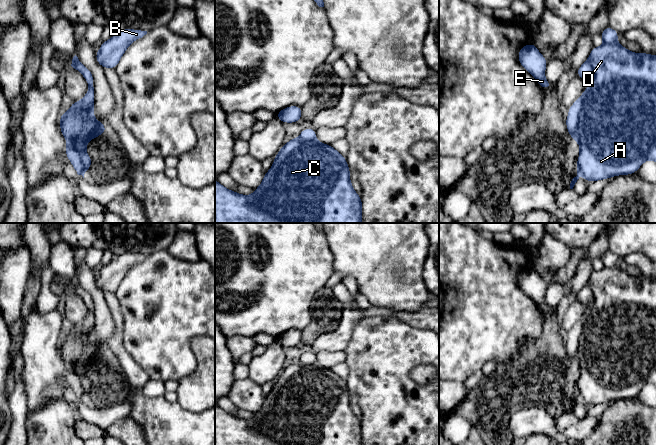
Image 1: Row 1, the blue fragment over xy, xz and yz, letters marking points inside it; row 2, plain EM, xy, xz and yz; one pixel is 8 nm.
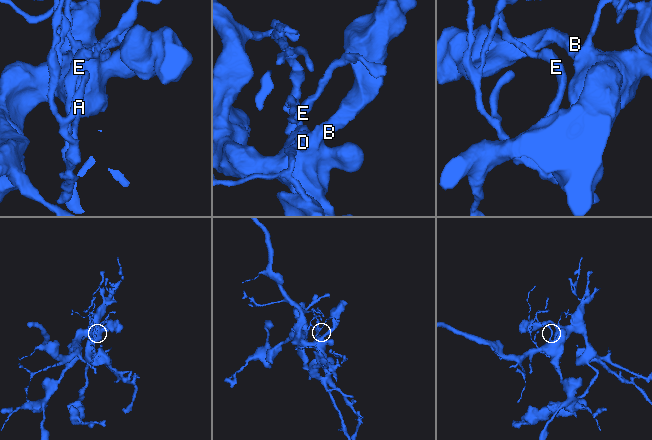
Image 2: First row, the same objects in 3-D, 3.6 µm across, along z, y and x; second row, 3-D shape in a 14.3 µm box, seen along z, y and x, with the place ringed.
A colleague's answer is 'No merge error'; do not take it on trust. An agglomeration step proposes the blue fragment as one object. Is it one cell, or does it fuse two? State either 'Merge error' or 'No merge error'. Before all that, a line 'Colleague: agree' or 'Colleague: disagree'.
Colleague: disagree
Merge error

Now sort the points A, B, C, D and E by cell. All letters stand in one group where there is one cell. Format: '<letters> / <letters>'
A B C D / E

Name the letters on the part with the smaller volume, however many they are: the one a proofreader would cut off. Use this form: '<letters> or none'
E

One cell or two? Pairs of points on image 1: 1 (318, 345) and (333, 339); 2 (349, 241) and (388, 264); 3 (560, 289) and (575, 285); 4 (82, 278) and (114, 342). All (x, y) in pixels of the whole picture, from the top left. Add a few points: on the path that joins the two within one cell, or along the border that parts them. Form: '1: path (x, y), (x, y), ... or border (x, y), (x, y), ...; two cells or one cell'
1: path (322, 343), (329, 342); one cell
2: path (359, 241), (365, 241), (378, 254); one cell
3: border (566, 284), (568, 291); two cells
4: border (111, 312), (114, 332), (107, 341), (107, 351); two cells

